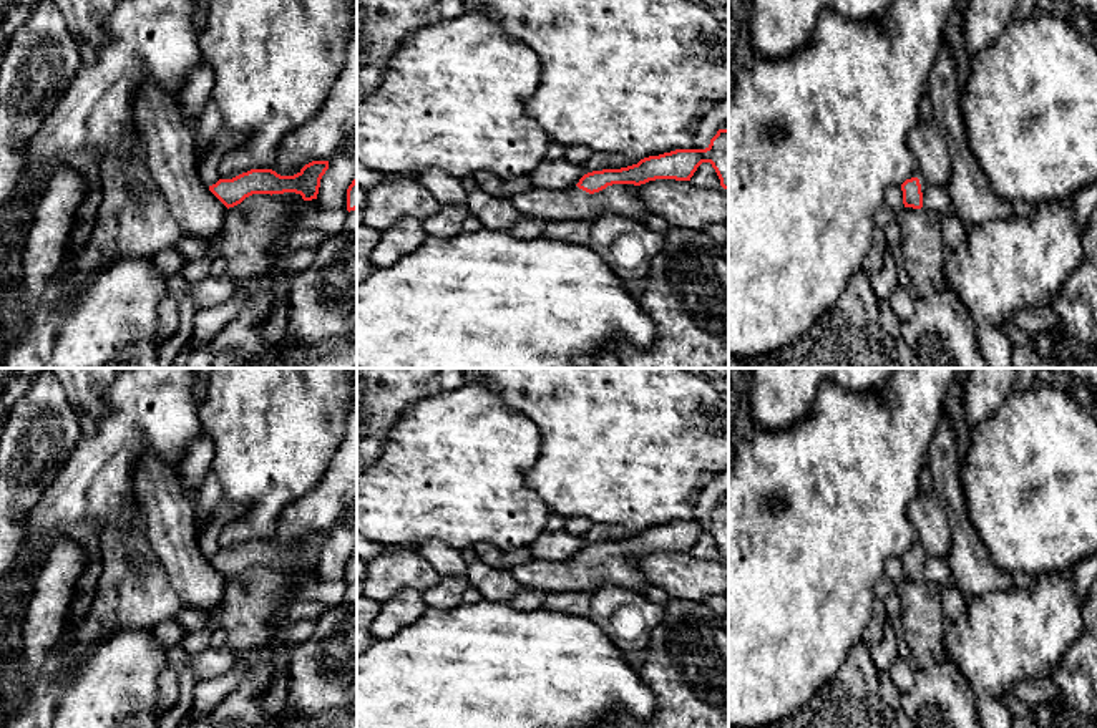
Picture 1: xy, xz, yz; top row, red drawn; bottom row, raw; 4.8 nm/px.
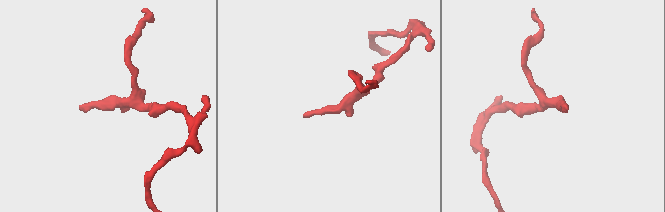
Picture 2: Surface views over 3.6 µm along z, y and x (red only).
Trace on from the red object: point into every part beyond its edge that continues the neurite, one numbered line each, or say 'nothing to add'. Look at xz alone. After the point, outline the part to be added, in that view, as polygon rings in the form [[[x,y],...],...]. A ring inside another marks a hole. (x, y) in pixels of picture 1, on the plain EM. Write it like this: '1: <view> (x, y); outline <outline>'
1: xz (570, 576); outline [[[612,556],[594,565],[578,557],[566,561],[534,557],[516,564],[509,572],[521,589],[533,589],[543,594],[594,592],[606,585],[641,592],[649,585],[634,556]]]

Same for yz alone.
1: yz (936, 571); outline [[[919,554],[923,564],[923,579],[939,589],[954,584],[953,572],[946,557]]]

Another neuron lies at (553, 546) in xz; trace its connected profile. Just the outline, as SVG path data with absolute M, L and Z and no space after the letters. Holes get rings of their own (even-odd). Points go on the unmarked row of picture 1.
M543 532L529 547L534 557L546 561L566 561L576 557L586 546L584 539L569 532Z

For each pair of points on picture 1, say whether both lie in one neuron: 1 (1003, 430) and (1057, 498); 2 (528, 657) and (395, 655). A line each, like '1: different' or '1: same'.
1: same
2: same

